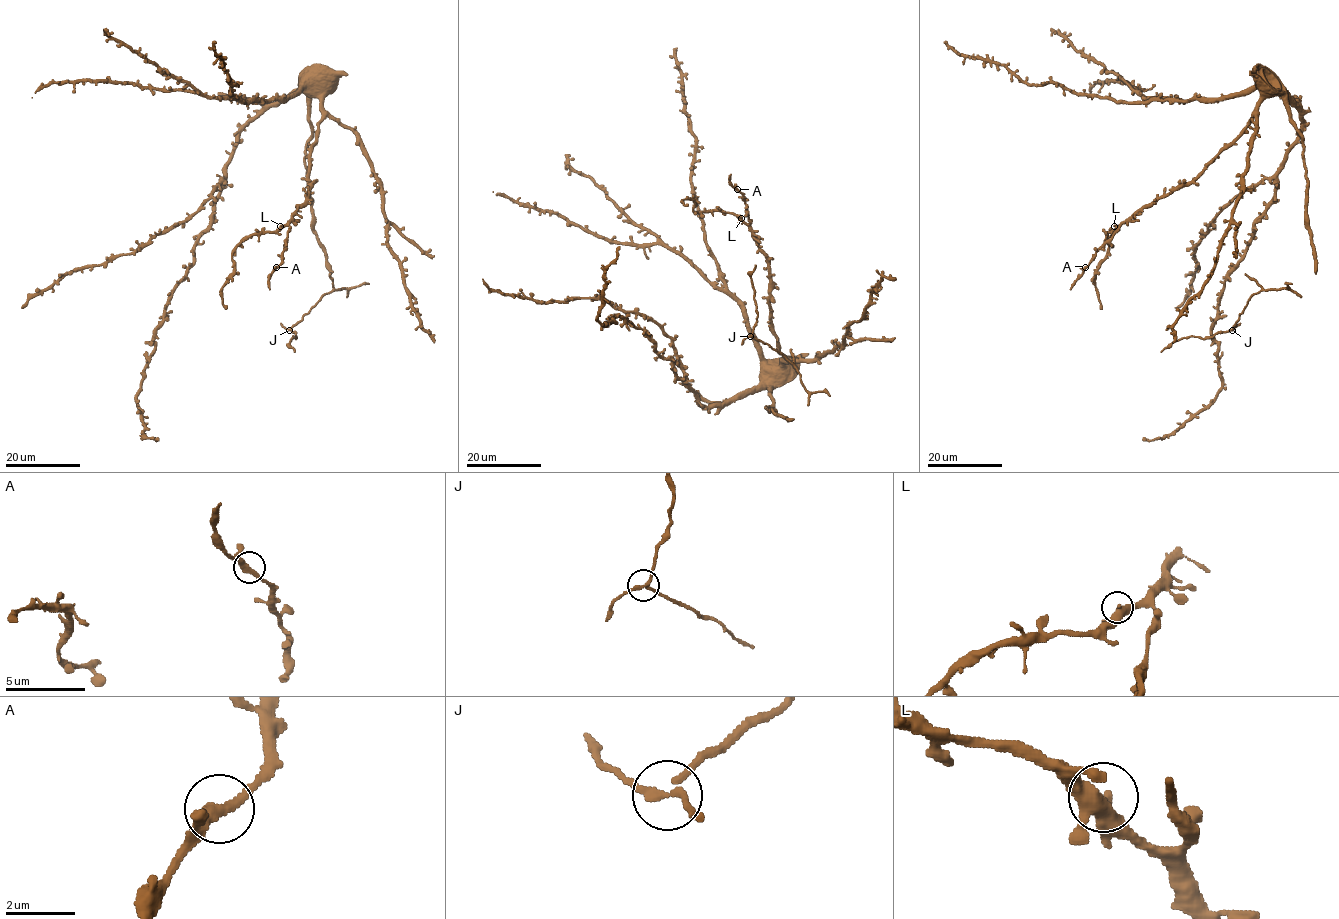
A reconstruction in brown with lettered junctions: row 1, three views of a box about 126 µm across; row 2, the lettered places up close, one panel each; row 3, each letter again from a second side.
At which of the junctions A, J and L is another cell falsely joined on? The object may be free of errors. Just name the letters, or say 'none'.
J

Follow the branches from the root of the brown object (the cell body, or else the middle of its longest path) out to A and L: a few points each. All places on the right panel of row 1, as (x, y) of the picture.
A: (1294, 106), (1280, 91), (1265, 97), (1250, 124), (1196, 177), (1156, 198), (1128, 217), (1085, 267)
L: (1294, 106), (1280, 91), (1265, 97), (1250, 124), (1196, 177), (1156, 198), (1114, 226)

